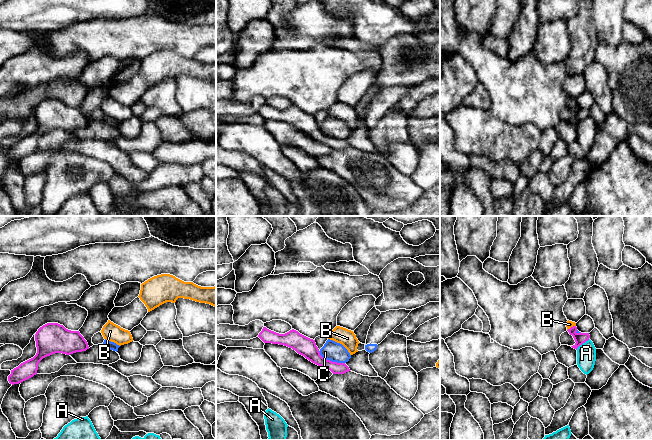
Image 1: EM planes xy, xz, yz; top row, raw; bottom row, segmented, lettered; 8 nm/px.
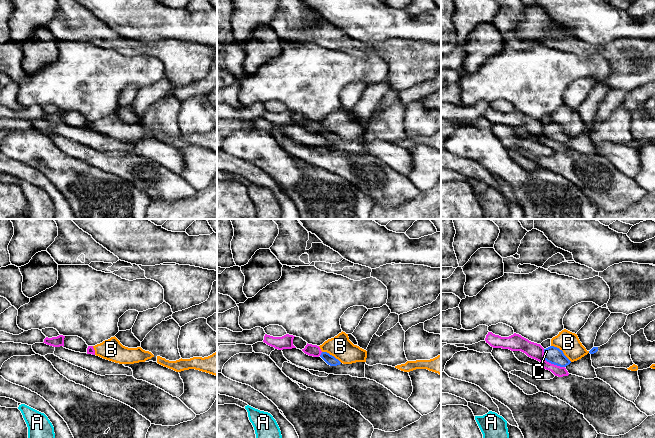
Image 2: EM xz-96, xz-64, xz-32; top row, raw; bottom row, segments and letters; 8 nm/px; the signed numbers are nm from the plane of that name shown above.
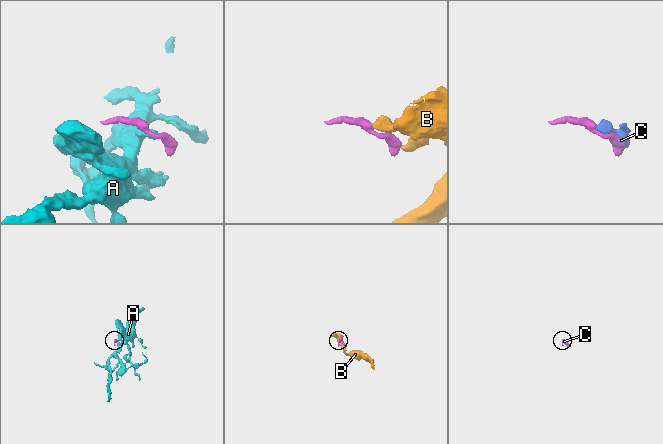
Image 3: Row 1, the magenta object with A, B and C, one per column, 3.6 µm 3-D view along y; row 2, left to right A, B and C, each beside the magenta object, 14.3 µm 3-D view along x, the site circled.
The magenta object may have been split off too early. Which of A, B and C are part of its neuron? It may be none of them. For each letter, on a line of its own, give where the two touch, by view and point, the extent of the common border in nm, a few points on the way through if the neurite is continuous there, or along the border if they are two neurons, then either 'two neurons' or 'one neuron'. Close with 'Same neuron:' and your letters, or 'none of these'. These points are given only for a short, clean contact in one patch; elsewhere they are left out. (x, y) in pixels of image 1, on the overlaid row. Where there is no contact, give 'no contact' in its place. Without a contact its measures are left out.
A: yz (582, 343) | 140 nm | along yz (589, 339), (576, 349) | two neurons
B: yz (571, 327) | 80 nm | across yz (580, 338), (571, 327), (569, 324) | one neuron
C: xz (331, 361) | 240 nm | two neurons
Same neuron: B

